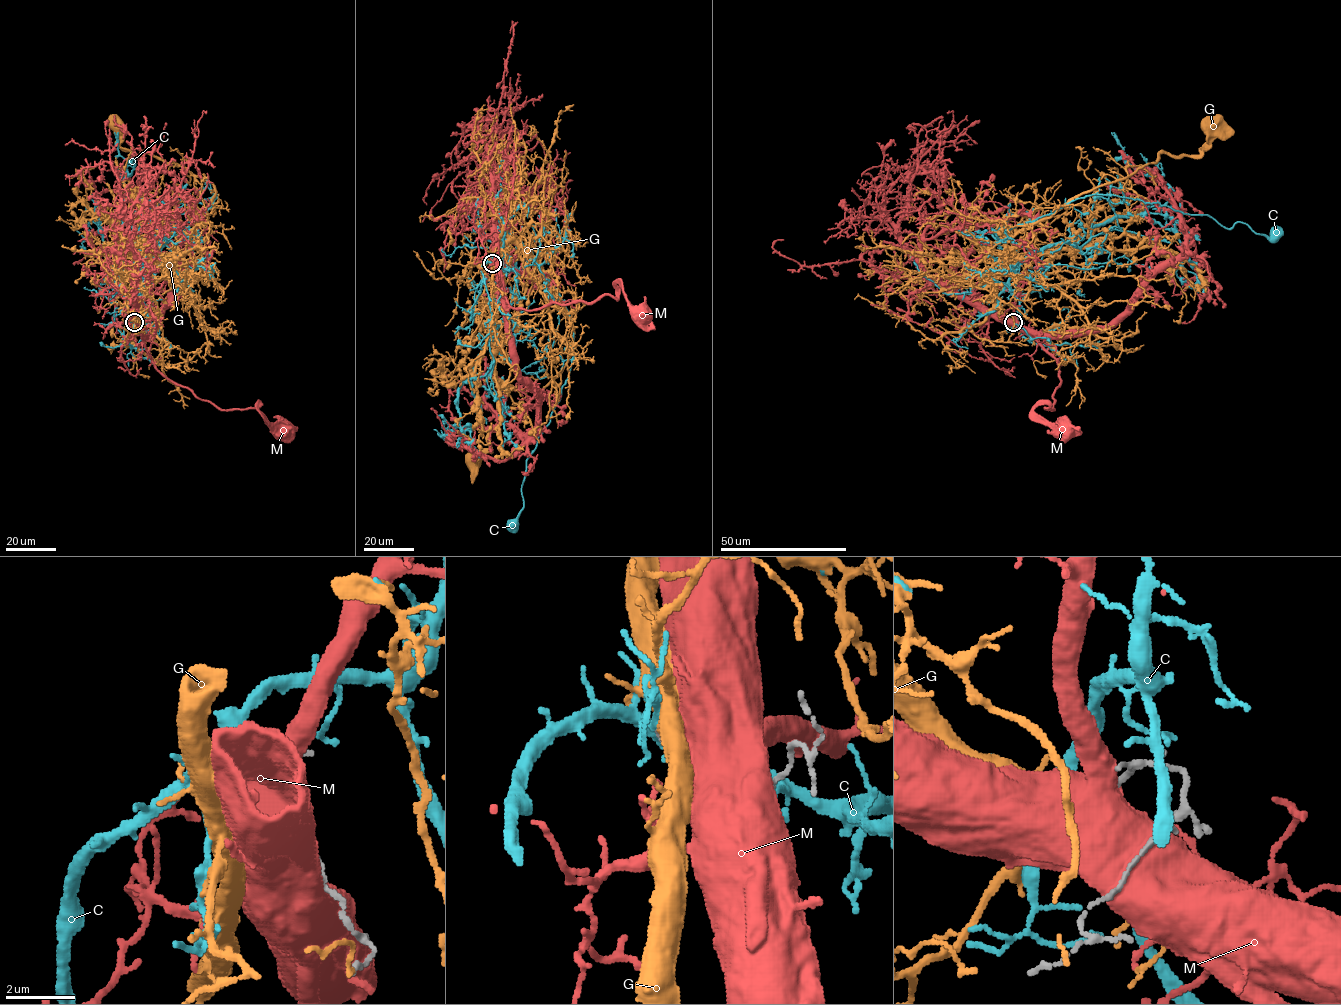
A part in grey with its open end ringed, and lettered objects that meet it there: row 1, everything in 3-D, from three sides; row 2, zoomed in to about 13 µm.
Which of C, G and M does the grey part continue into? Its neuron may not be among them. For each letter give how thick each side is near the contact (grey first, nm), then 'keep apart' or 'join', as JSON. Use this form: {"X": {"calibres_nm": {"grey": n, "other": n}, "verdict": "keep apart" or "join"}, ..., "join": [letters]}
{"C": {"calibres_nm": {"grey": 170, "other": 160}, "verdict": "keep apart"}, "G": {"calibres_nm": {"grey": 170, "other": 600}, "verdict": "keep apart"}, "M": {"calibres_nm": {"grey": 240, "other": 750}, "verdict": "keep apart"}, "join": []}

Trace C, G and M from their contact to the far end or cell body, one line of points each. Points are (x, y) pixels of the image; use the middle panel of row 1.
C: (491, 263), (509, 268), (510, 259), (517, 280), (530, 247), (573, 328), (568, 378), (527, 460), (513, 525)
G: (492, 263), (511, 240), (531, 255), (570, 320), (572, 349), (525, 404), (501, 413), (475, 456)
M: (493, 265), (506, 301), (515, 307), (594, 302), (605, 295), (618, 298), (616, 283), (640, 313)

